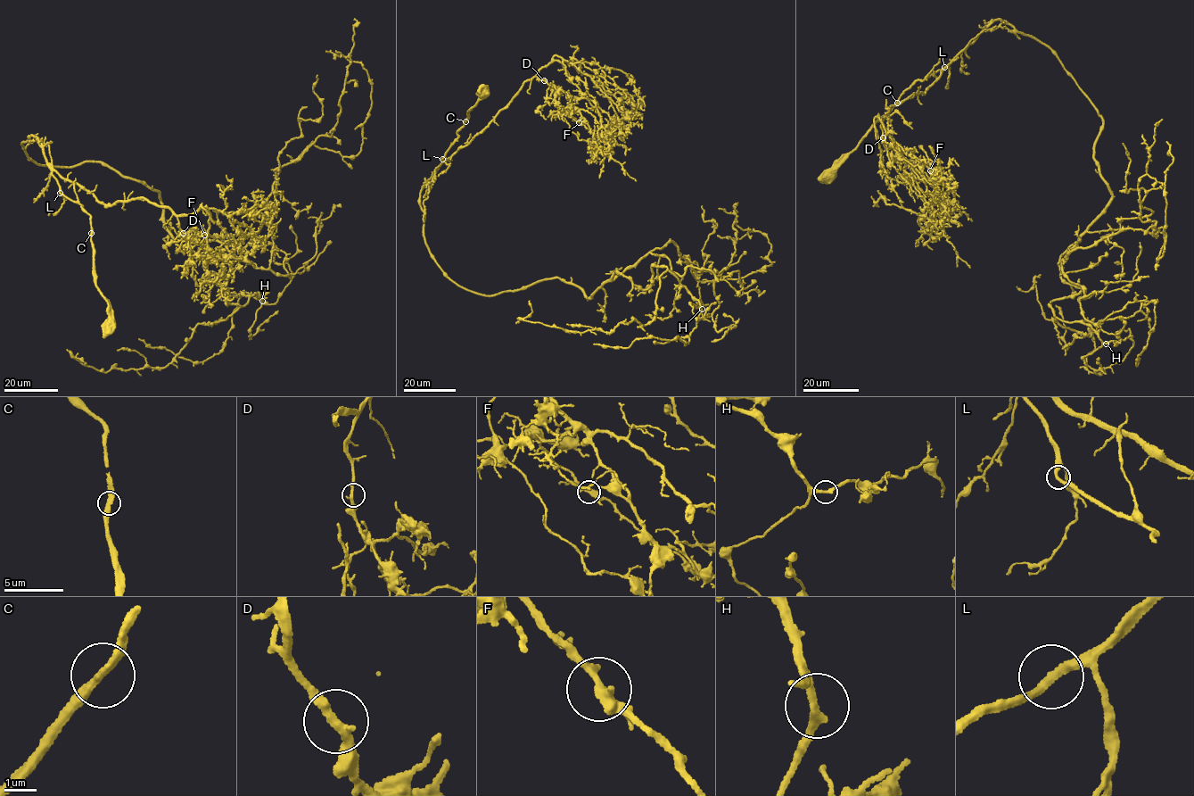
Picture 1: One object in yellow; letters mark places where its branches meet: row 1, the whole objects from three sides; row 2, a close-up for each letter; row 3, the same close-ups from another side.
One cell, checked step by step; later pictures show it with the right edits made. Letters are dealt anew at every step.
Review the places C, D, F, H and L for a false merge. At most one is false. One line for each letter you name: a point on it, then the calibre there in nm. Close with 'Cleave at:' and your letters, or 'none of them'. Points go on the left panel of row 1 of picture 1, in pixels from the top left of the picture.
Cleave at: none of them

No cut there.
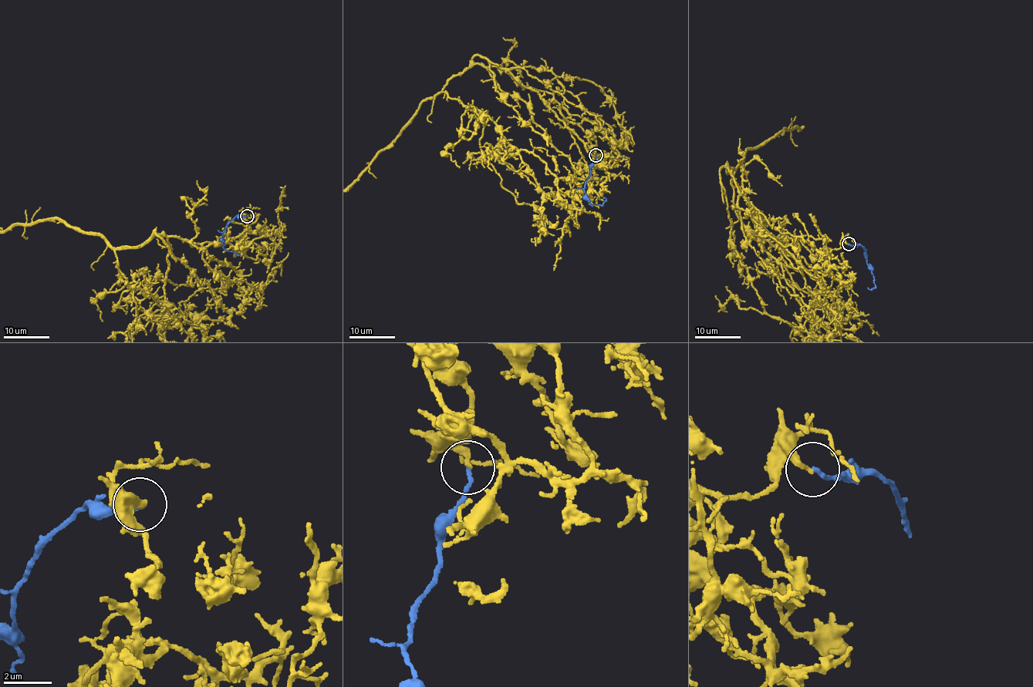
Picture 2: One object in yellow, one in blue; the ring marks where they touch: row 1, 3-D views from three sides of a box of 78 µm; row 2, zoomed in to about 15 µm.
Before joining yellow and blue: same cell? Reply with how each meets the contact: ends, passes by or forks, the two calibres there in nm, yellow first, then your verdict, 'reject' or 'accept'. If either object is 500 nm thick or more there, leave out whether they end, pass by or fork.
yellow ends | blue ends | 240/170 nm | reject

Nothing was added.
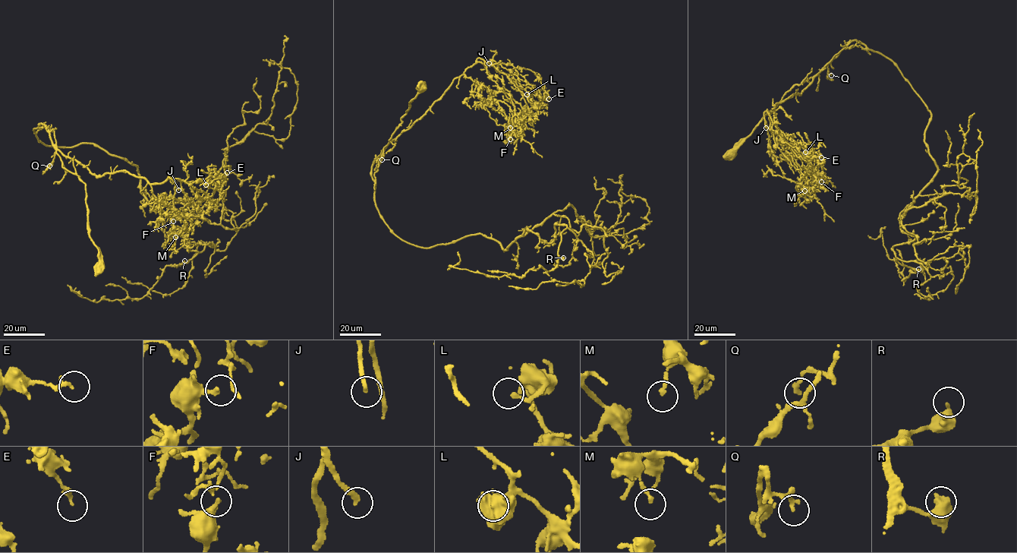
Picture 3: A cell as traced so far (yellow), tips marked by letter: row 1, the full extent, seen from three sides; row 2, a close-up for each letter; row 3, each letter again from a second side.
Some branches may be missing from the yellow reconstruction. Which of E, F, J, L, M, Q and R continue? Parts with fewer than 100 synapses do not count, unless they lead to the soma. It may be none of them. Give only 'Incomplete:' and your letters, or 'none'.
Incomplete: J

